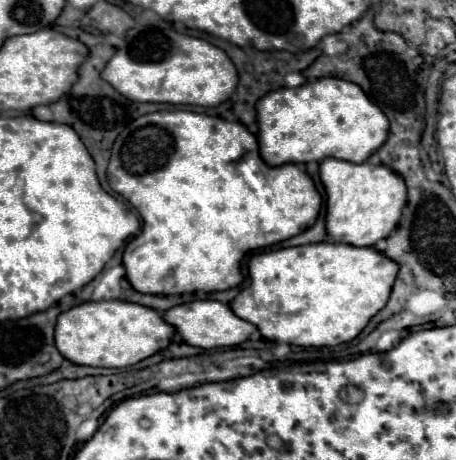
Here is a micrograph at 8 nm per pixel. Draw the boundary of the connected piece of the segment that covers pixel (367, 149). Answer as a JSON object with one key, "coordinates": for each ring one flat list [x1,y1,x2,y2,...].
{"coordinates":[[319,78,299,88,269,92,257,102,257,120,261,156,271,166,321,162,325,158,361,164,389,136,389,120,383,110,365,96,361,86,341,78]]}

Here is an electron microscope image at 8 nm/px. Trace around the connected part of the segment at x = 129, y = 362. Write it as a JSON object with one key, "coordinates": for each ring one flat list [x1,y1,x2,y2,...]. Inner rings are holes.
{"coordinates":[[101,300,85,302,75,306,57,318,55,344,59,352,83,366,95,368,127,368,133,366,161,350,165,350,175,336,175,328,163,320,163,316,147,306,121,302,121,300]]}

